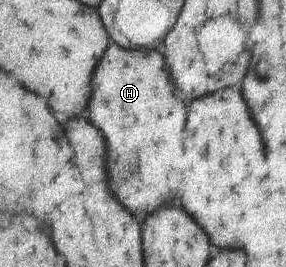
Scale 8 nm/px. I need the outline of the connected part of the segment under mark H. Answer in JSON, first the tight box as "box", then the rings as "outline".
{"box":[90,44,188,214],"outline":[[[112,44],[104,62],[100,62],[100,70],[96,70],[92,86],[96,86],[96,94],[92,94],[90,122],[100,126],[100,132],[108,140],[106,166],[110,184],[122,184],[110,186],[110,190],[120,204],[132,214],[150,214],[174,198],[182,204],[182,194],[188,186],[174,172],[174,162],[182,148],[188,108],[174,92],[164,56],[158,50],[124,50]]]}

